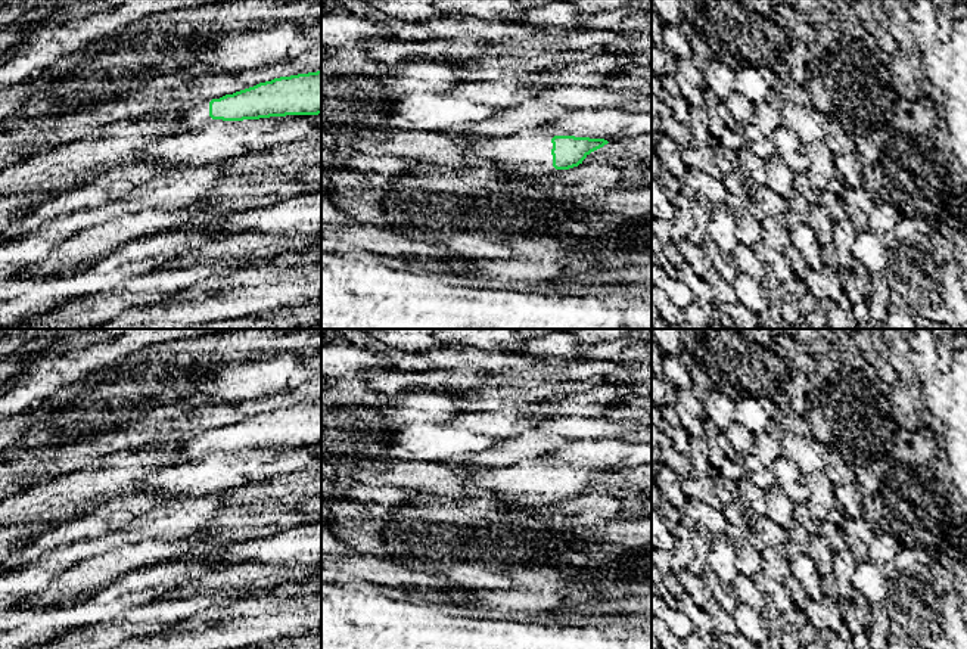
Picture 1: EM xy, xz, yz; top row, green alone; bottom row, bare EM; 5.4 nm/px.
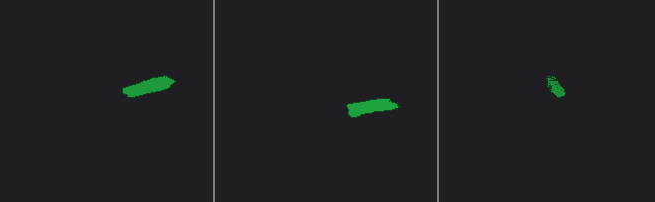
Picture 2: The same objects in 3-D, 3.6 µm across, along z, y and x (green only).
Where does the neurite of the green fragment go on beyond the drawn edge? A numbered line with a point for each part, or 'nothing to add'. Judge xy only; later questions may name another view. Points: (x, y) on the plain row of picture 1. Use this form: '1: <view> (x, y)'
1: xy (196, 447)

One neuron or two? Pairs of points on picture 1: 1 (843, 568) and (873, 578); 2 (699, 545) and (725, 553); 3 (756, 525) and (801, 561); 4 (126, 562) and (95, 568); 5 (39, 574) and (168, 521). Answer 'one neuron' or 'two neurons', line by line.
1: one neuron
2: one neuron
3: two neurons
4: one neuron
5: one neuron

